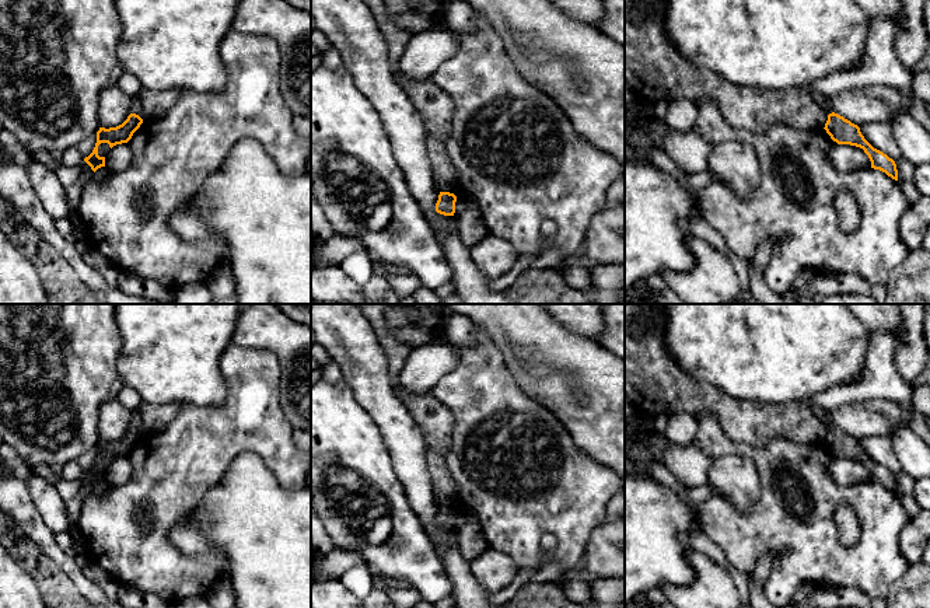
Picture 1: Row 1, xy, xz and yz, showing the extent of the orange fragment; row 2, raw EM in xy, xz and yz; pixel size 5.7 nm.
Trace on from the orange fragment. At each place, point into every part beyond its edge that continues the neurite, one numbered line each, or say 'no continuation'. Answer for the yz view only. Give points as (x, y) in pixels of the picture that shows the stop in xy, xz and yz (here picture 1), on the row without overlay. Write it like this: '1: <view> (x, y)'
no continuation

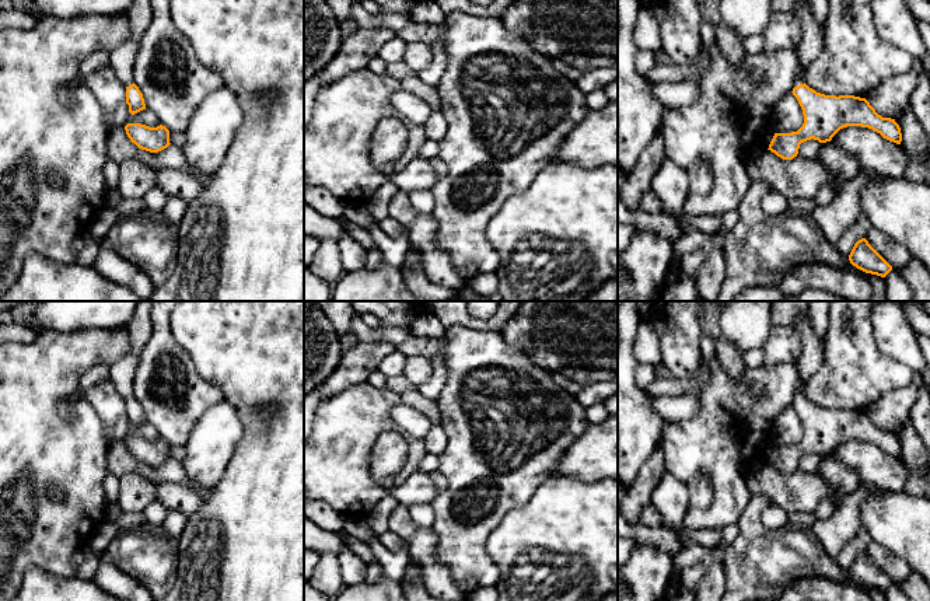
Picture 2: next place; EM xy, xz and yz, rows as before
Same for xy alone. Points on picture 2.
1: xy (121, 373)

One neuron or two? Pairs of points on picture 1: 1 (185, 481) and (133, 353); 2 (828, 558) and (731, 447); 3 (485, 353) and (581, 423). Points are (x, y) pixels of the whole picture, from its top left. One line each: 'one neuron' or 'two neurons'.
1: two neurons
2: one neuron
3: two neurons

